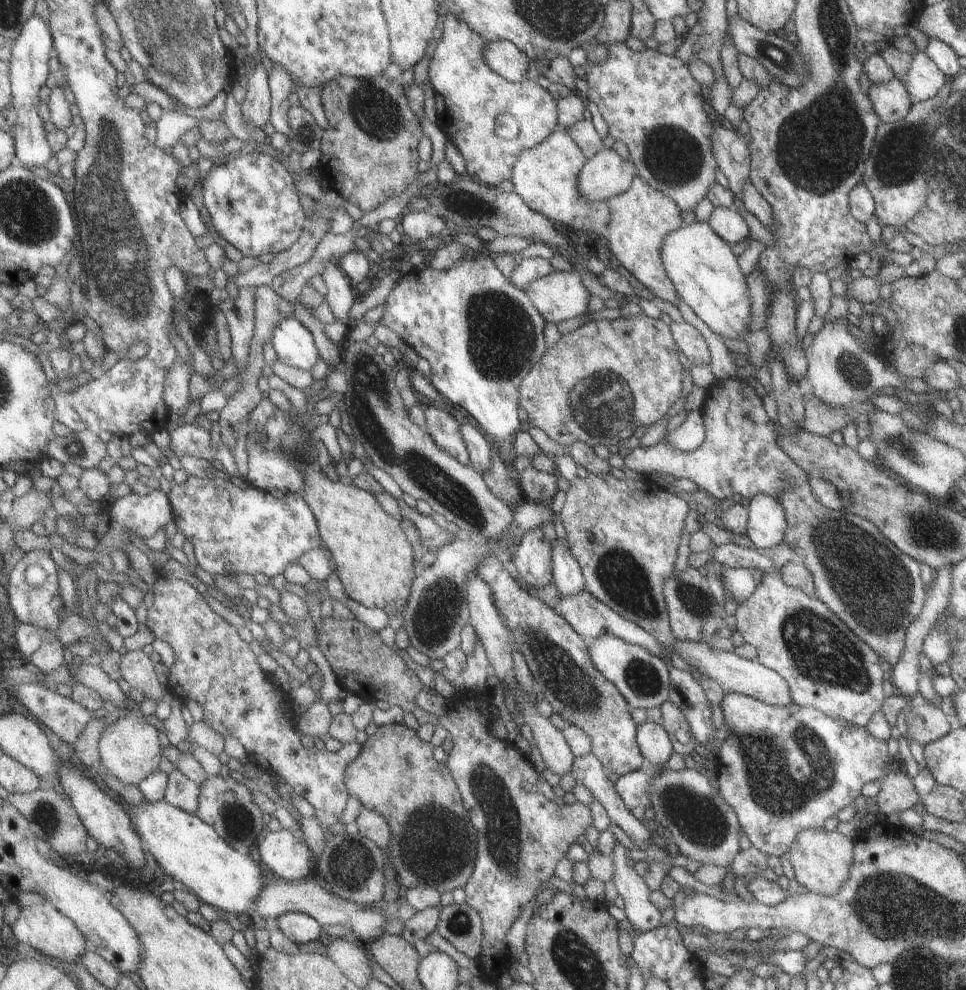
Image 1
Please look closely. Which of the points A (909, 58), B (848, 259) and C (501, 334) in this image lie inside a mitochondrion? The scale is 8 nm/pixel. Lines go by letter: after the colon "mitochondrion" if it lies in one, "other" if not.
A: other
B: other
C: mitochondrion

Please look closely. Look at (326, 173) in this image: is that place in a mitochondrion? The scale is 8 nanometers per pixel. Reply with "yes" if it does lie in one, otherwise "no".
no

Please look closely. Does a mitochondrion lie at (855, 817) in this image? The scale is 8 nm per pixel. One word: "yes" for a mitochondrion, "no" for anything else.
no

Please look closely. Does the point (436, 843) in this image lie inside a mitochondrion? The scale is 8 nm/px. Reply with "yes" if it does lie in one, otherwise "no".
yes

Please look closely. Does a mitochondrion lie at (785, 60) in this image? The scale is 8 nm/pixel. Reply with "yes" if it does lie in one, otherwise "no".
yes

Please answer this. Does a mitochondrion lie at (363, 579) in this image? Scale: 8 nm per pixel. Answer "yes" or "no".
no

